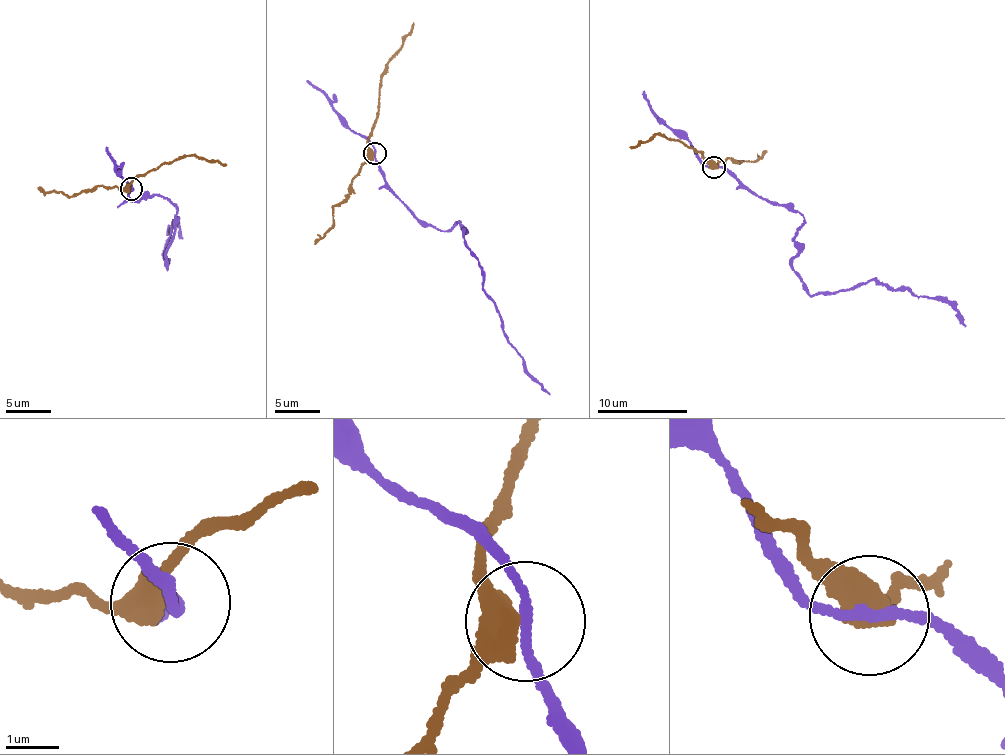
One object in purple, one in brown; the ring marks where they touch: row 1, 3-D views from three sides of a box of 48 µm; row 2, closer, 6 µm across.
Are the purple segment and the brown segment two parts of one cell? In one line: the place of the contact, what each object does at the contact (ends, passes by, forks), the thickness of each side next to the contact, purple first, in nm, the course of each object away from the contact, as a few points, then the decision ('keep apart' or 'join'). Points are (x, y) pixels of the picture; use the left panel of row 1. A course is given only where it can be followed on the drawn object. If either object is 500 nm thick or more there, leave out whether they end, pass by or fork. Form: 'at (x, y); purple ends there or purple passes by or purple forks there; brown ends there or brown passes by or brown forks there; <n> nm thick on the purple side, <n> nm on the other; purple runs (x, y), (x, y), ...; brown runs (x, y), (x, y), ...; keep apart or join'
at (131, 188); purple passes by; brown passes by; 170 nm thick on the purple side, 480 nm on the other; purple runs (131, 188), (126, 195), (134, 201), (162, 195), (175, 211), (167, 270), (162, 252), (171, 223), (181, 239); brown runs (131, 188), (130, 181), (189, 155), (209, 162), (227, 164); keep apart

